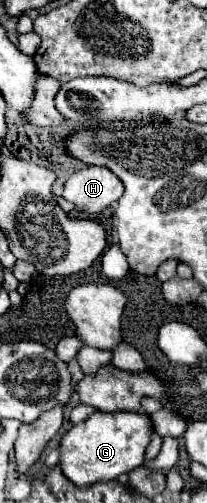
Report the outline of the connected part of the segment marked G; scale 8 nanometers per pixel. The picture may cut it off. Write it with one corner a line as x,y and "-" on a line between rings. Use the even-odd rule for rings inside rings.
95,411
89,419
73,425
59,443
59,467
63,475
77,487
87,487
99,481
111,481
119,475
131,473
143,465
145,447
149,443
153,425
143,413
103,413

